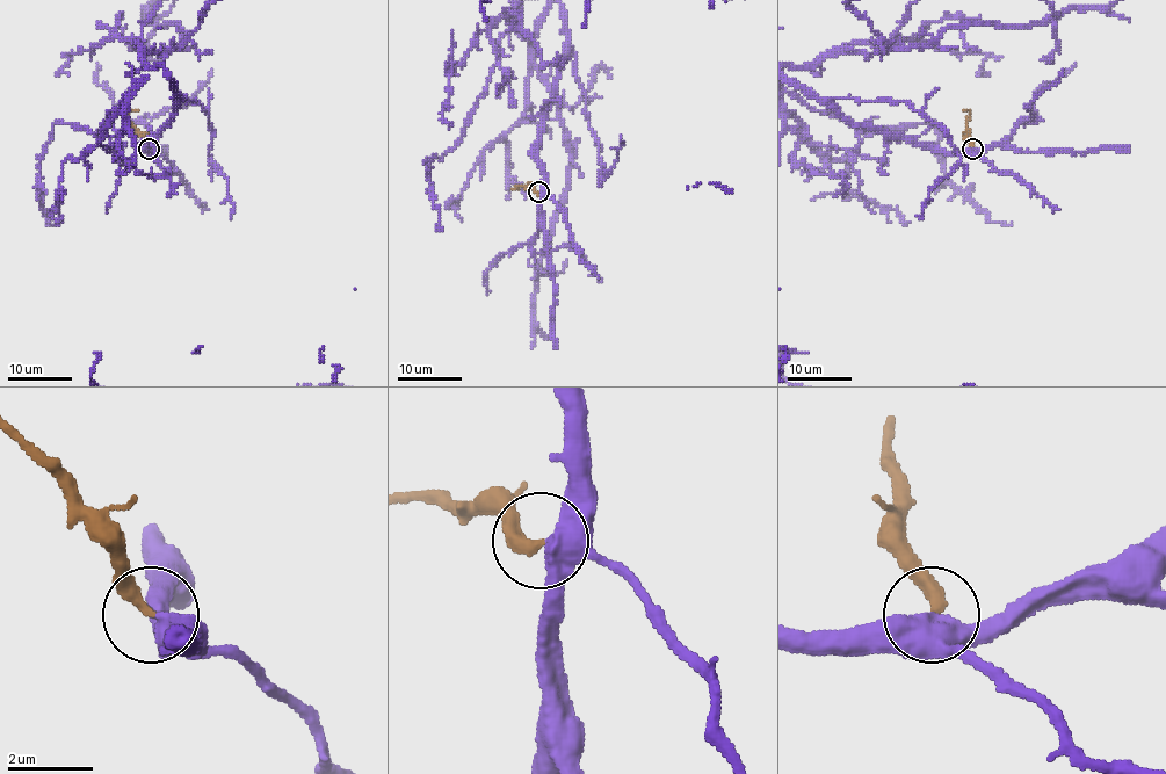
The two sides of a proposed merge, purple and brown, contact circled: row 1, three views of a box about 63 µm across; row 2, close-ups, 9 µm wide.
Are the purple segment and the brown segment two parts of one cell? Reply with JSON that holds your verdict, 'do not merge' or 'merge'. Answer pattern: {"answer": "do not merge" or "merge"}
{"answer": "merge"}

